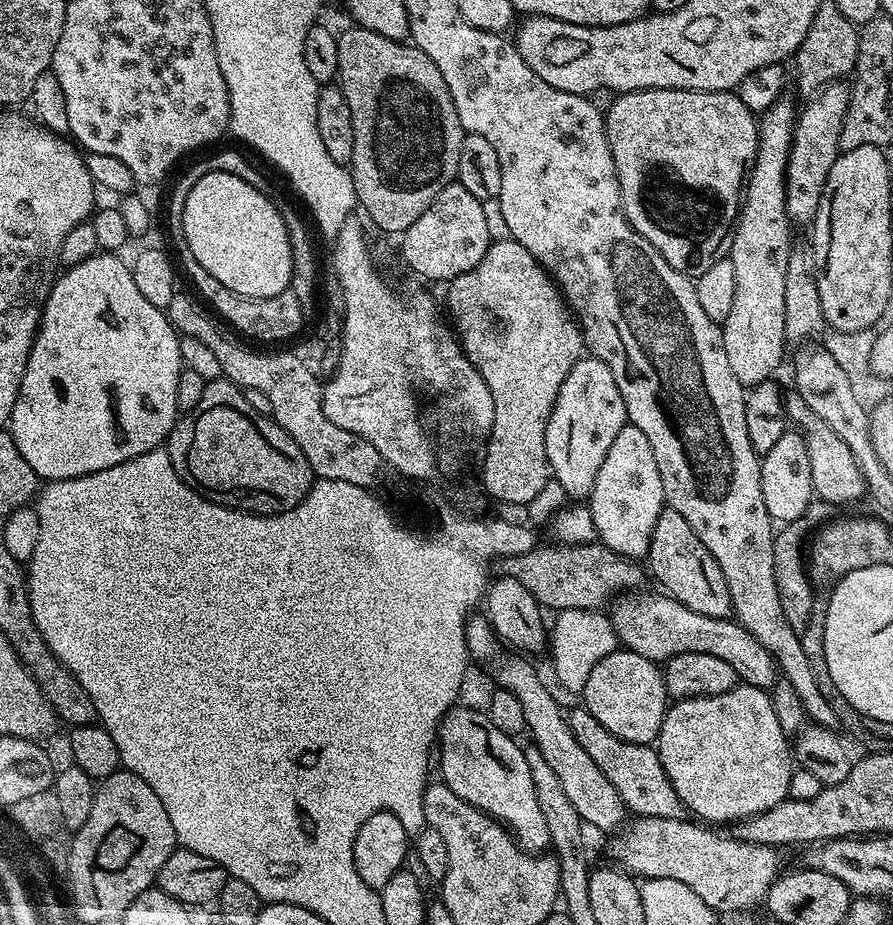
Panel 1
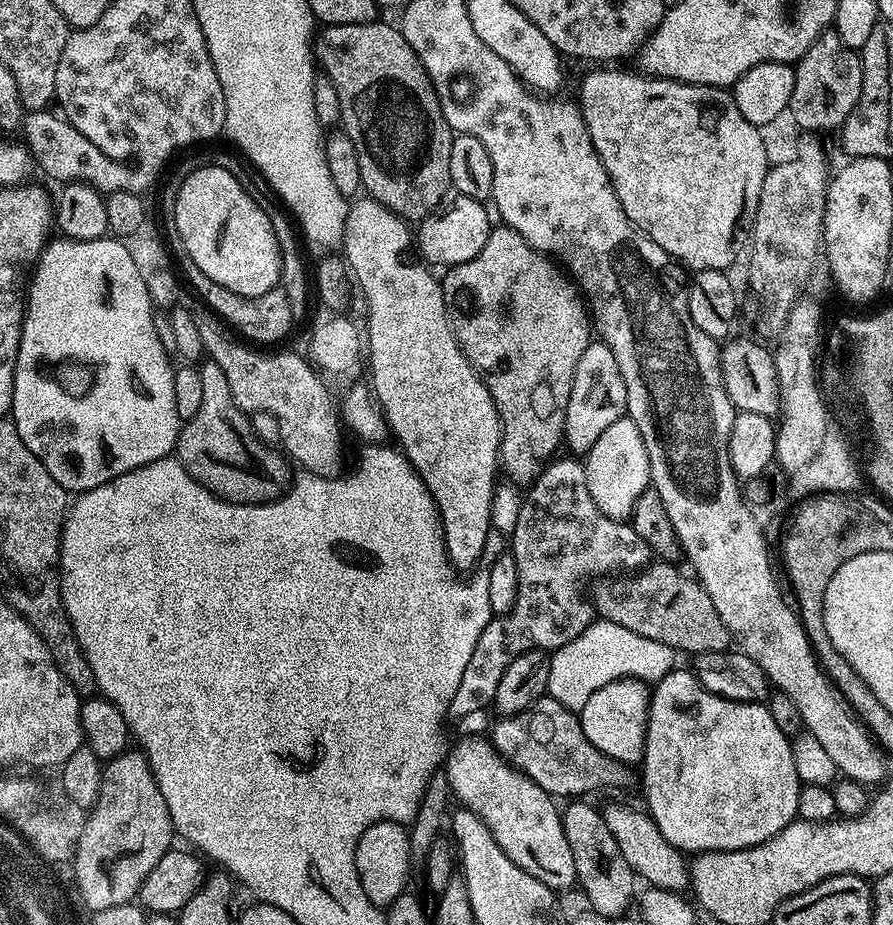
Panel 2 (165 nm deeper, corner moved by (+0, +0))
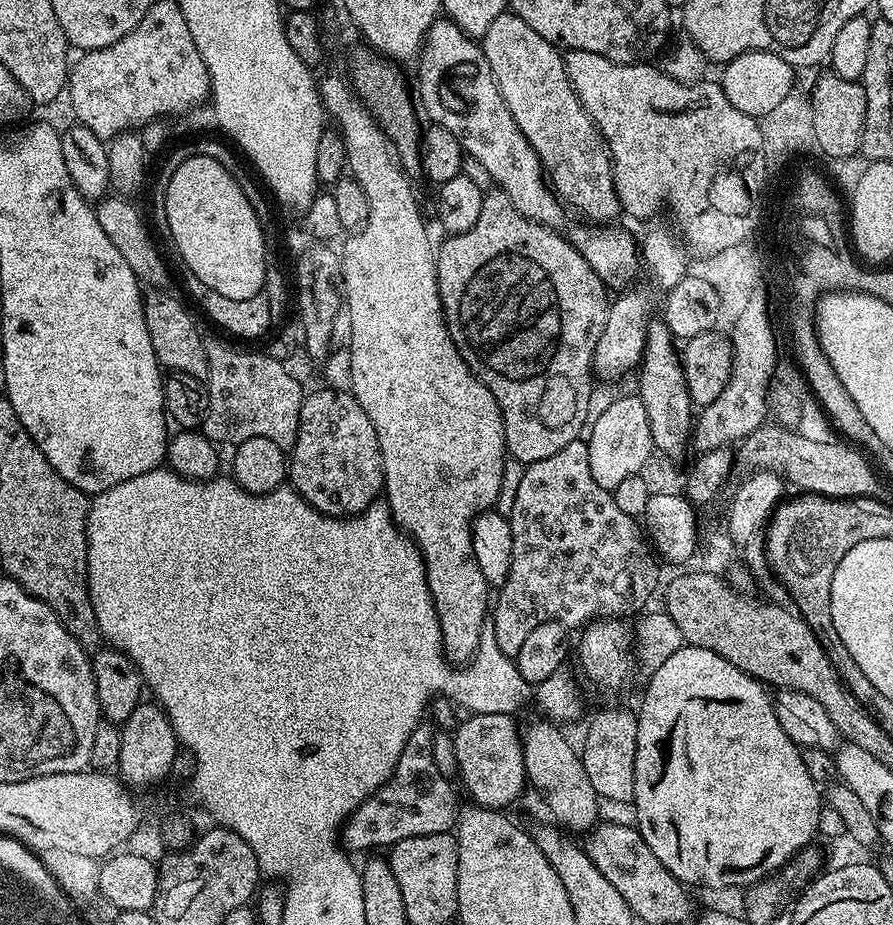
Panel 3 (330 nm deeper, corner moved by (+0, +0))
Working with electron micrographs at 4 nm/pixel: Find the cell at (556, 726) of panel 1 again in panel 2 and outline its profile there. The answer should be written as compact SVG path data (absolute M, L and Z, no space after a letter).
M624 808L621 812L608 810L604 812L604 821L606 826L610 826L610 834L614 834L614 842L618 842L618 850L622 850L622 858L626 858L633 873L643 883L645 880L645 885L677 893L683 893L689 887L690 864L685 853L662 838L658 826L647 811L635 812L632 808Z

